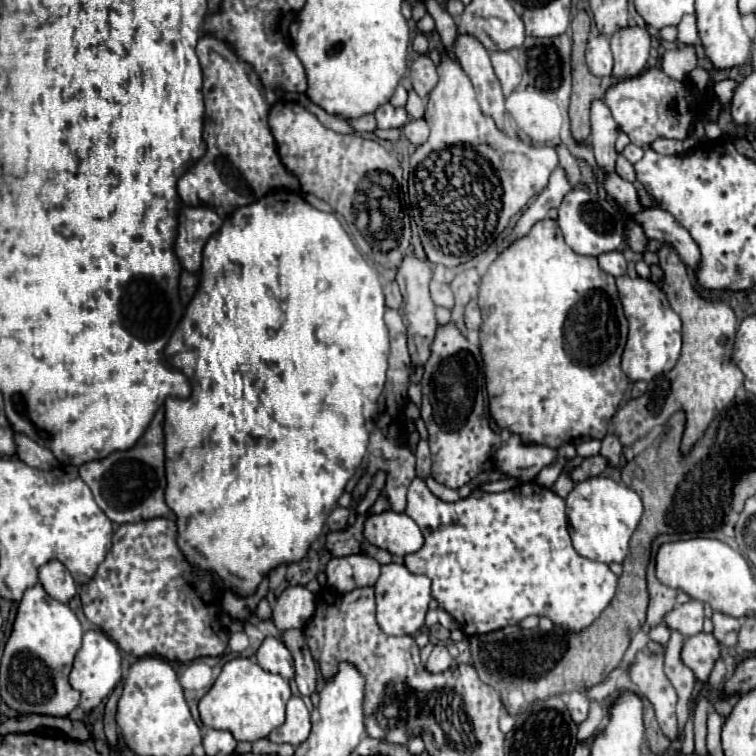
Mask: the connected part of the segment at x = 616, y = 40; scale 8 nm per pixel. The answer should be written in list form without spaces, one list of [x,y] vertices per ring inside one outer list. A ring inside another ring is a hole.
[[[628,26],[612,34],[610,46],[614,54],[612,76],[632,78],[632,76],[638,76],[646,68],[652,36],[650,36],[648,26]]]

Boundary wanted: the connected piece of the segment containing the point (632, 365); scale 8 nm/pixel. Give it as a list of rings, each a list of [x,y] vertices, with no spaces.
[[[624,274],[616,278],[616,286],[624,306],[624,314],[630,324],[628,342],[622,354],[622,370],[634,382],[636,380],[650,382],[654,376],[668,372],[676,364],[682,348],[682,322],[678,314],[670,308],[670,302],[662,292],[662,288],[652,280],[640,276],[630,278]]]

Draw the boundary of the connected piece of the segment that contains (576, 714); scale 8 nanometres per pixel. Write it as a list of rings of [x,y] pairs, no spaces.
[[[574,690],[574,692],[570,692],[570,694],[566,694],[566,706],[568,706],[568,710],[570,710],[570,716],[572,716],[572,720],[576,722],[576,724],[580,724],[580,722],[584,722],[586,720],[586,716],[588,716],[588,698],[584,696],[584,692],[580,692],[580,690]]]

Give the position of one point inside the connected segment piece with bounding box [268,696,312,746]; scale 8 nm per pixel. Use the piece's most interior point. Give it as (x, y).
(296, 729)

